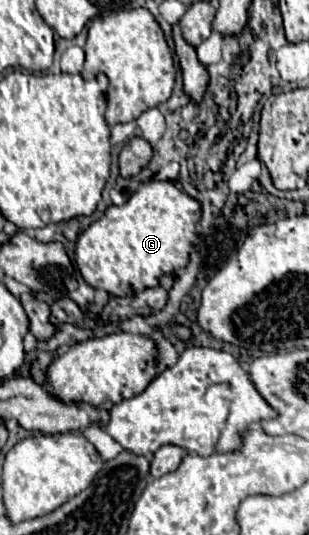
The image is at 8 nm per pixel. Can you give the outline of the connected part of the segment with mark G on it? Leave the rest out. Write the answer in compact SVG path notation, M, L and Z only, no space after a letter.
M148 180L142 182L136 192L122 206L110 206L106 208L104 216L96 222L92 222L78 238L76 242L76 264L84 276L84 280L98 288L106 290L112 296L126 298L136 292L142 292L146 288L158 286L160 278L164 274L174 274L182 270L188 264L188 256L192 250L192 242L196 238L196 224L200 222L202 208L200 202L188 196L184 190L176 188L174 182L160 182L160 180Z

